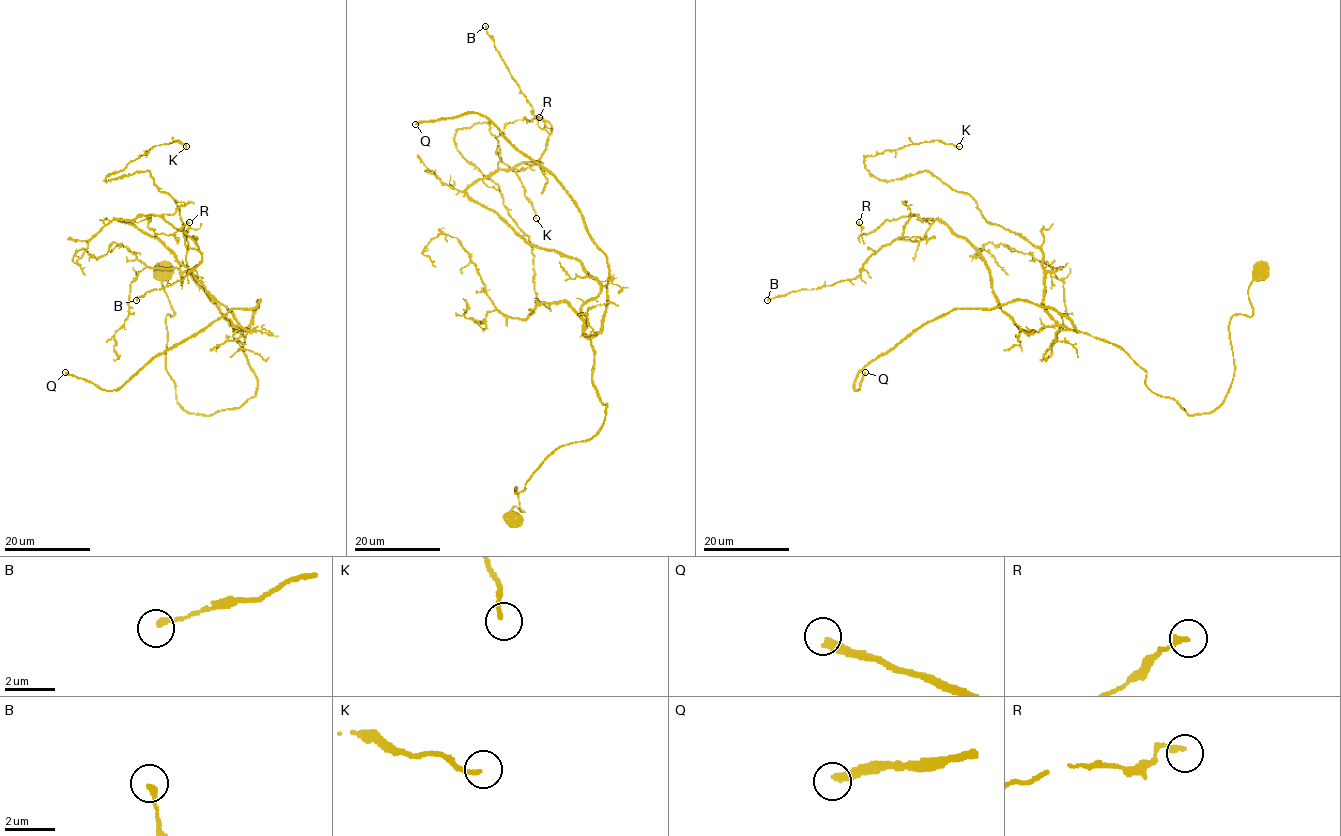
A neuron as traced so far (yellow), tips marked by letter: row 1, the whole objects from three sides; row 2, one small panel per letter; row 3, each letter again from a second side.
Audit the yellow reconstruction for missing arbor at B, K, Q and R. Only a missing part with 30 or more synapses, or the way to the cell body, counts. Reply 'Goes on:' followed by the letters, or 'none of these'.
Goes on: Q

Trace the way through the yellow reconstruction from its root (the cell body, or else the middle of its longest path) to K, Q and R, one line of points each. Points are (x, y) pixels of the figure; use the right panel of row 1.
K: (1260, 271), (1229, 392), (1189, 416), (1049, 314), (1039, 248), (864, 163), (959, 146)
Q: (1260, 271), (1209, 413), (1023, 300), (941, 314), (857, 390), (865, 372)
R: (1260, 271), (1252, 314), (1230, 321), (1229, 392), (1189, 416), (1111, 343), (1023, 330), (946, 223), (859, 222)

